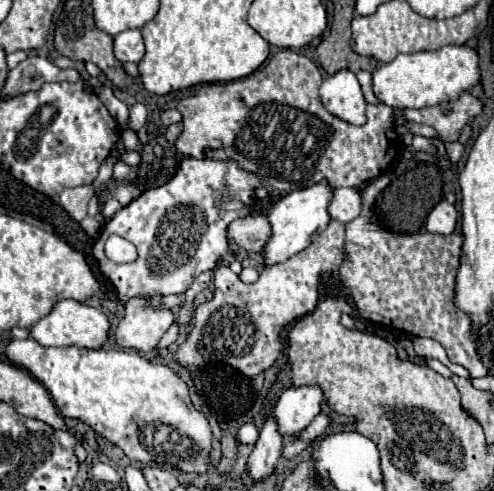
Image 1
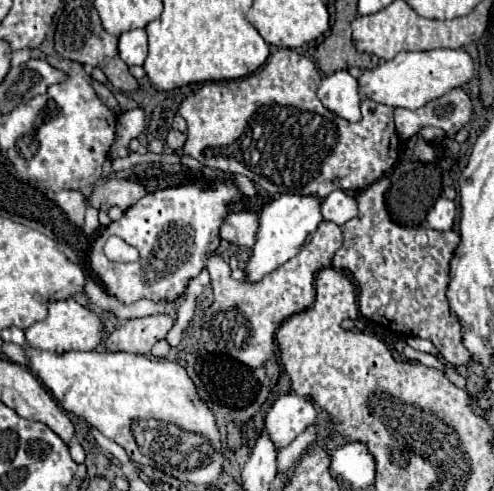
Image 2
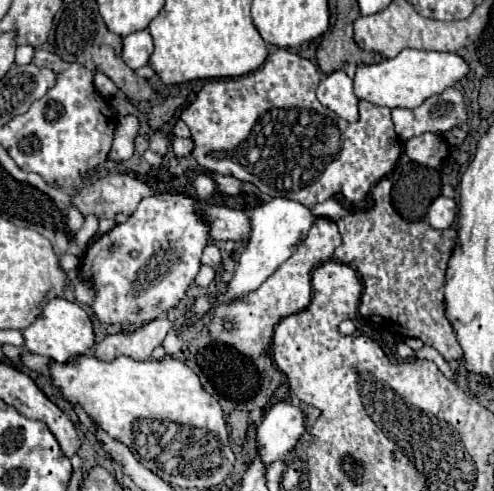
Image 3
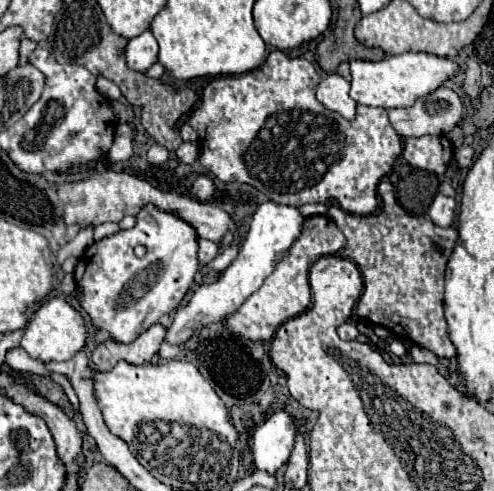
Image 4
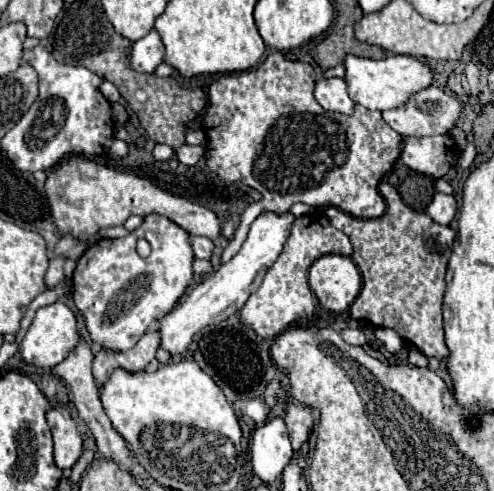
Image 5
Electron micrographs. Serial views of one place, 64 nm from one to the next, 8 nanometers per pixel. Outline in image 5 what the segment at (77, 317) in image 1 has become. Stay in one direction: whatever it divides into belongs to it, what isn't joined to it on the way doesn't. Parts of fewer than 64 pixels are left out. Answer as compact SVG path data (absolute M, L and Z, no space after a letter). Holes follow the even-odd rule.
M54 302L50 306L36 310L34 320L18 346L18 352L26 364L44 368L44 370L52 370L56 364L60 364L68 356L68 352L76 346L76 342L78 342L78 330L76 330L74 312L66 304Z

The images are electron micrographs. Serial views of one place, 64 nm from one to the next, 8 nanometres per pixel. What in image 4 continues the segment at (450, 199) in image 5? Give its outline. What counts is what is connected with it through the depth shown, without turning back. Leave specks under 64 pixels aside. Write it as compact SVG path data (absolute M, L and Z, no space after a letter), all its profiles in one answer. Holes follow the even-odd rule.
M436 194L434 202L428 208L428 216L432 218L432 222L438 226L450 226L454 214L456 214L456 200L444 194Z

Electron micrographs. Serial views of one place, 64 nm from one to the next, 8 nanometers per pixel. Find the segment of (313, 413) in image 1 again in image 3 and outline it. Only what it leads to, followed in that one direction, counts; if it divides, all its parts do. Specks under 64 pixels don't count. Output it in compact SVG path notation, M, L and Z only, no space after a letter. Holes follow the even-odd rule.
M278 402L256 430L258 454L266 466L284 458L304 432L304 412L292 402Z

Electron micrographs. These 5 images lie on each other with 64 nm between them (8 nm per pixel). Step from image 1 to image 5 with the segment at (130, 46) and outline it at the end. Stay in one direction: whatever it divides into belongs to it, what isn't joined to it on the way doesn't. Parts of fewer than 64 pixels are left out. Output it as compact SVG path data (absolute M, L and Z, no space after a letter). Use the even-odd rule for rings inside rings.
M156 30L148 32L148 36L134 42L132 58L130 58L130 64L134 70L152 74L162 62L164 62L164 44Z

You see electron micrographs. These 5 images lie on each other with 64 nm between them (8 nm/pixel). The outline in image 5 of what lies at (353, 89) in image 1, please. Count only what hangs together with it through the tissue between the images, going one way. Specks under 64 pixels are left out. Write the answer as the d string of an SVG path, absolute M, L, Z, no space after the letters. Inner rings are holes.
M328 78L318 80L314 86L314 98L324 110L340 112L340 114L352 114L354 102L350 100L346 92L346 82L342 78Z

